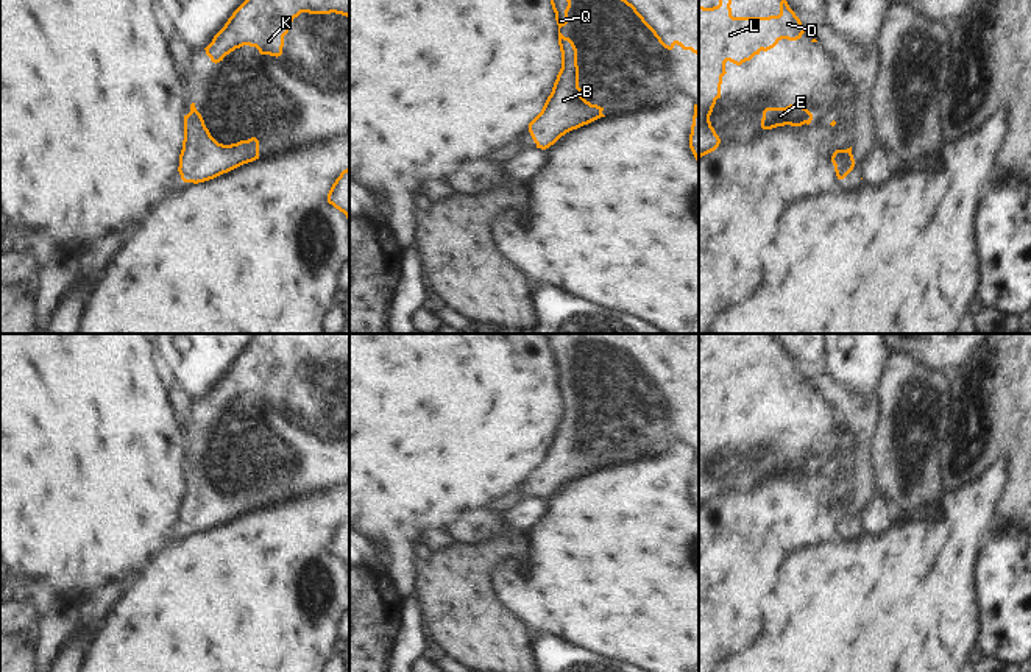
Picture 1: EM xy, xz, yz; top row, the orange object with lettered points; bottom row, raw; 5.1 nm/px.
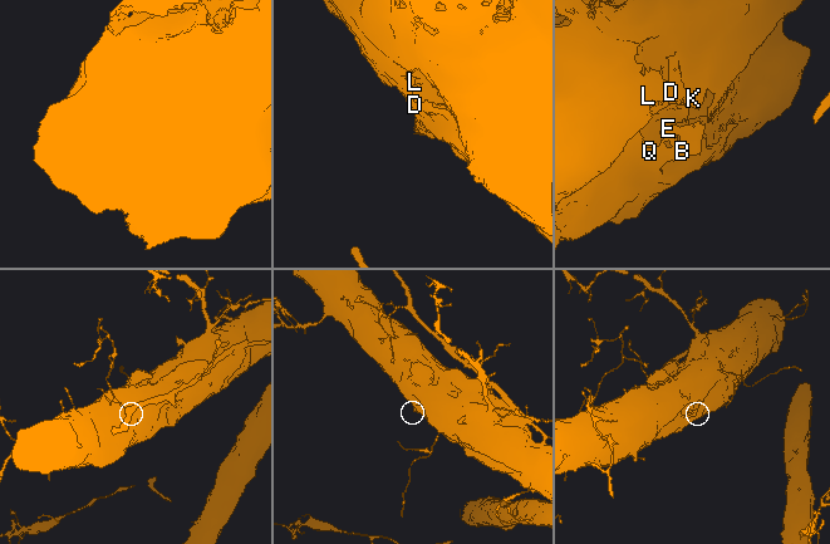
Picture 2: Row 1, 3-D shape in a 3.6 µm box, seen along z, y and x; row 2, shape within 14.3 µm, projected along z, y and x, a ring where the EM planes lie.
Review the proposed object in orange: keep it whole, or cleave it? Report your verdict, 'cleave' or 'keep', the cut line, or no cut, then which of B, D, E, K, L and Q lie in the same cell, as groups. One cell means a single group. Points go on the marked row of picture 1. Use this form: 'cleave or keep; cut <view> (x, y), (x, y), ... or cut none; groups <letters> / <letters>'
keep; cut none; groups B D E K L Q

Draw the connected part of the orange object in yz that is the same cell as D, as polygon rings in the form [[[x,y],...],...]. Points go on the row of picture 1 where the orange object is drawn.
[[[719,0],[713,8],[699,6],[699,157],[721,143],[710,115],[721,98],[725,62],[741,65],[781,39],[797,41],[806,31],[786,0],[780,2],[780,14],[769,17],[733,17],[730,5],[732,0]]]

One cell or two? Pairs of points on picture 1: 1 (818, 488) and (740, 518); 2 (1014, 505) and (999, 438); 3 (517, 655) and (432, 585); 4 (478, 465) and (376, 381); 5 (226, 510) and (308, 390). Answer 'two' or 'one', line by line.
1: one
2: one
3: one
4: one
5: one

